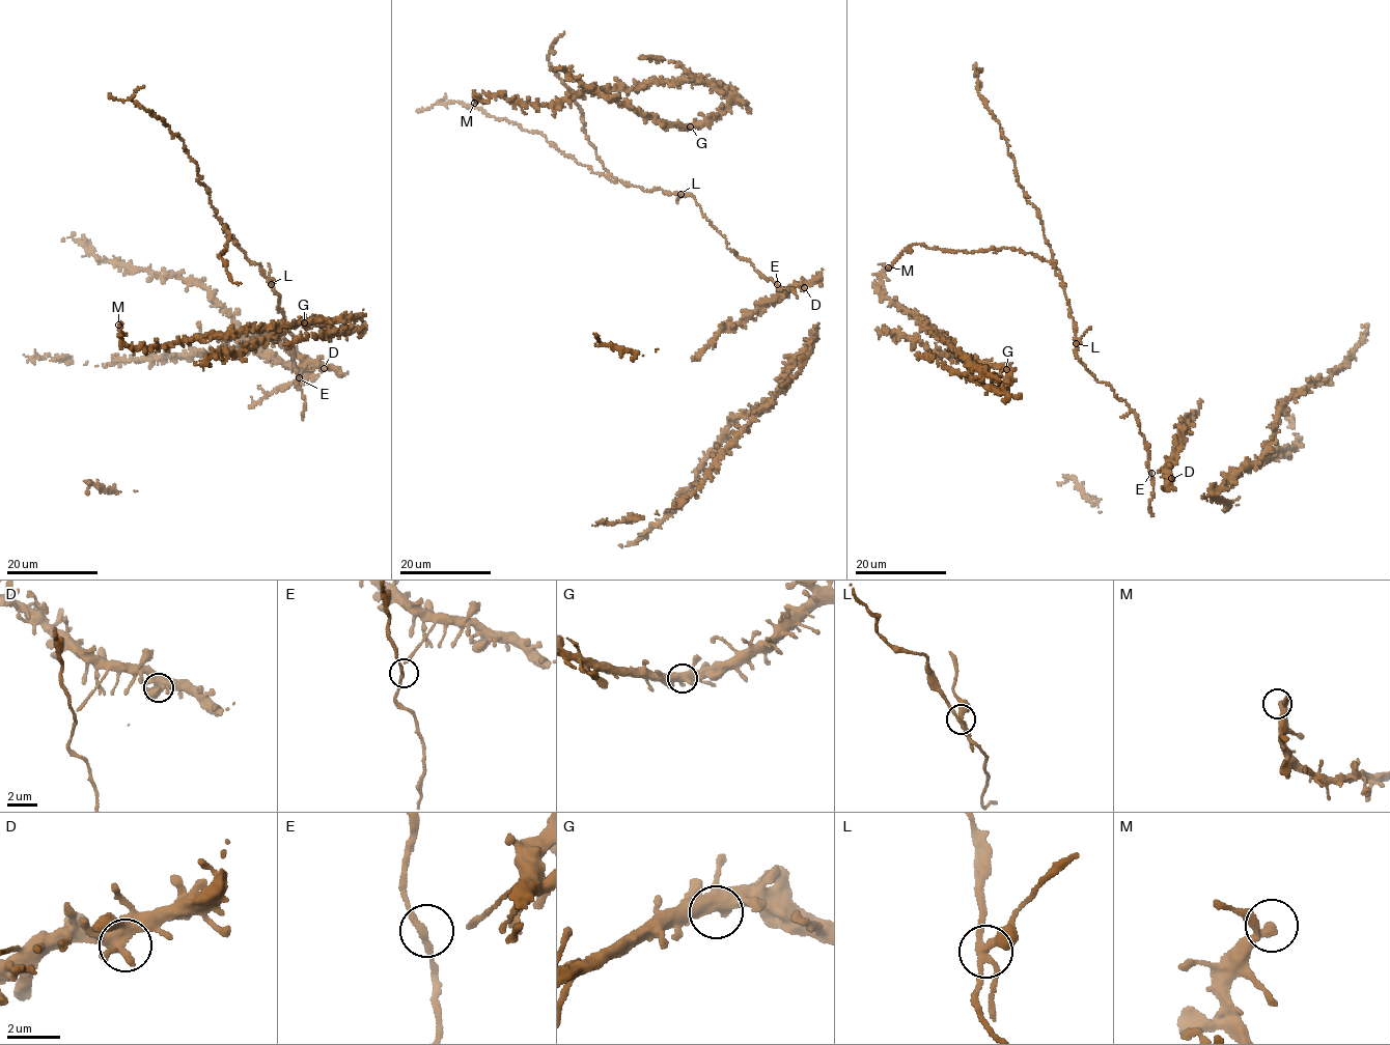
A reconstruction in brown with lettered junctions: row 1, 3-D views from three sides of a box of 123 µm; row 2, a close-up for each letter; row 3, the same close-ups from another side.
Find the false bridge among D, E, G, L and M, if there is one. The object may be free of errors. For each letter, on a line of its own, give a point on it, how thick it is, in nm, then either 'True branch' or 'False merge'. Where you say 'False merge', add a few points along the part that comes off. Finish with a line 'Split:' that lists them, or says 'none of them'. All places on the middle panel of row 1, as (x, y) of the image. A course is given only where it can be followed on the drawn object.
D: Place: (804, 287). Thickness 400 nm. True branch
E: Place: (777, 284). Thickness 180 nm. True branch
G: Place: (690, 126). Thickness 460 nm. True branch
L: Place: (680, 194). Thickness 280 nm. False merge
M: Place: (474, 103). Thickness 240 nm. True branch
Split: L

